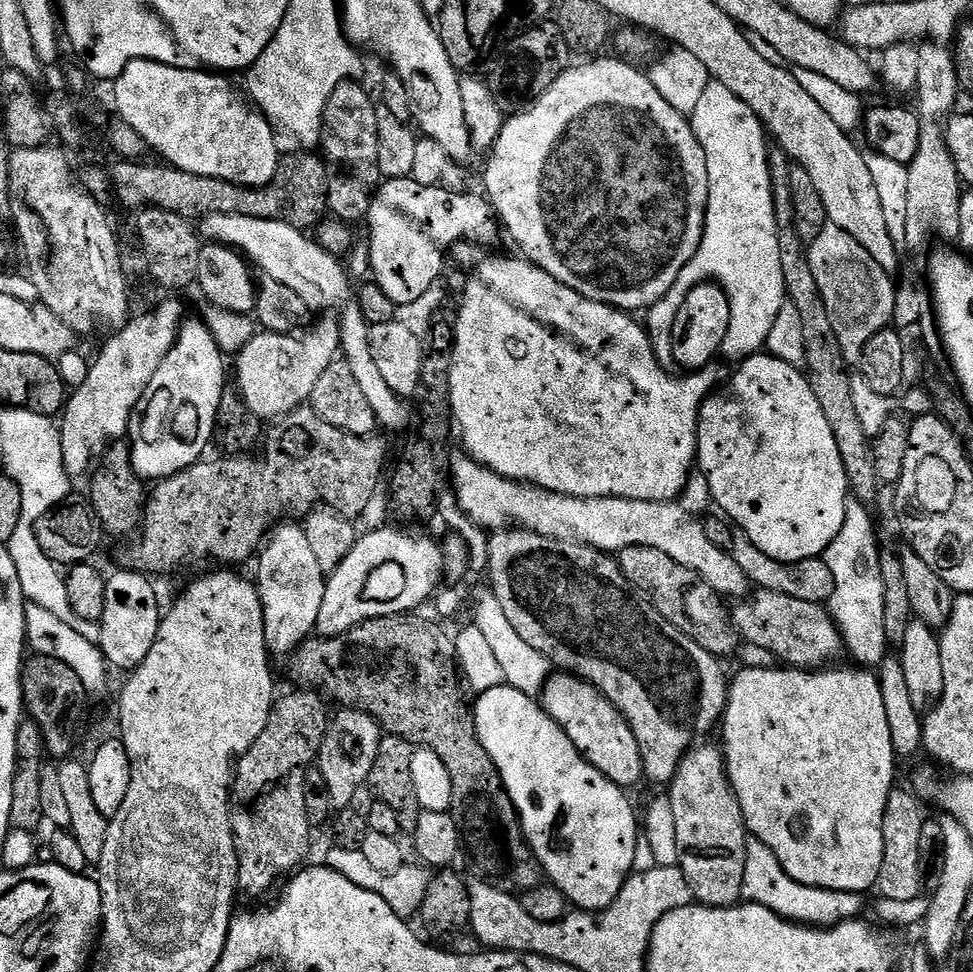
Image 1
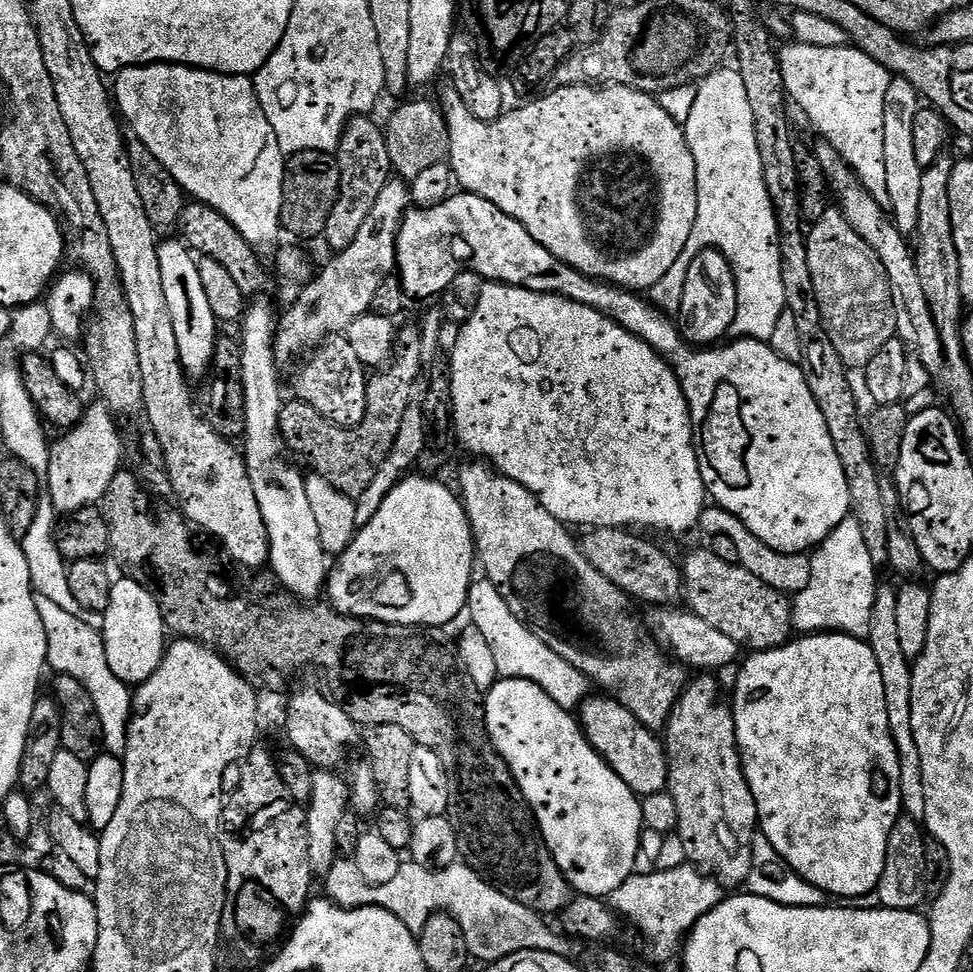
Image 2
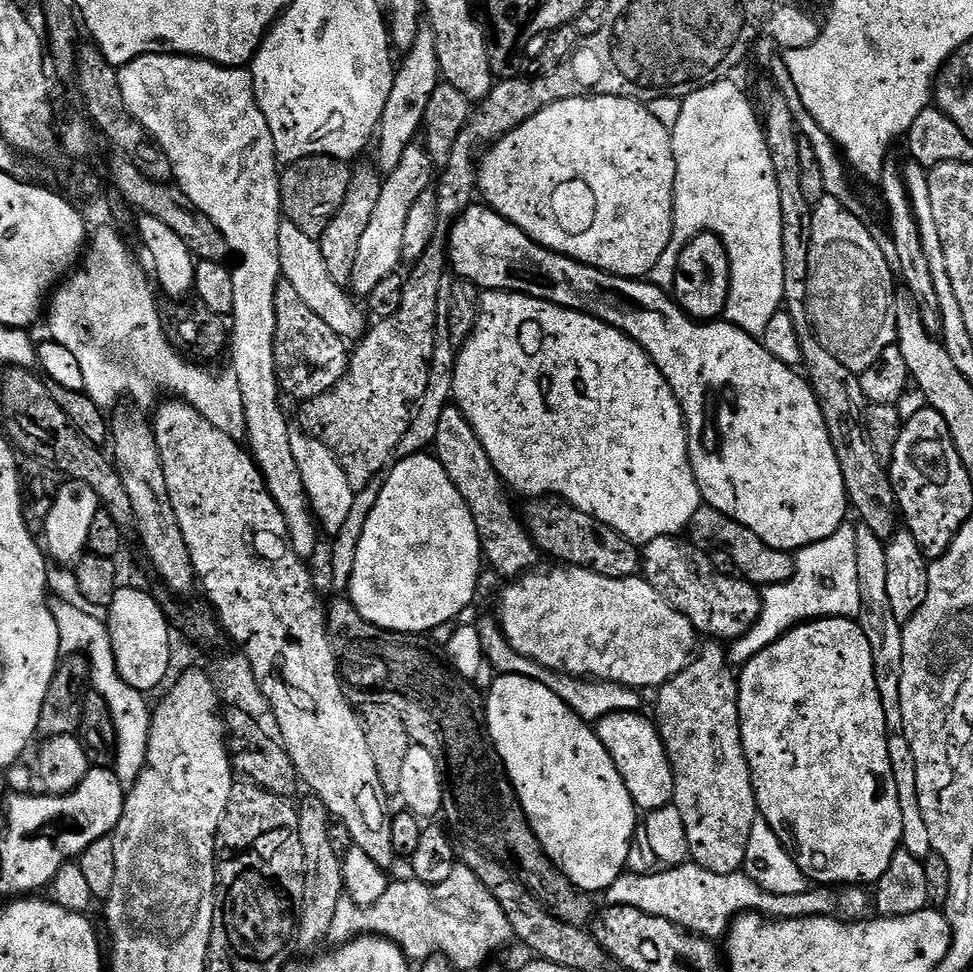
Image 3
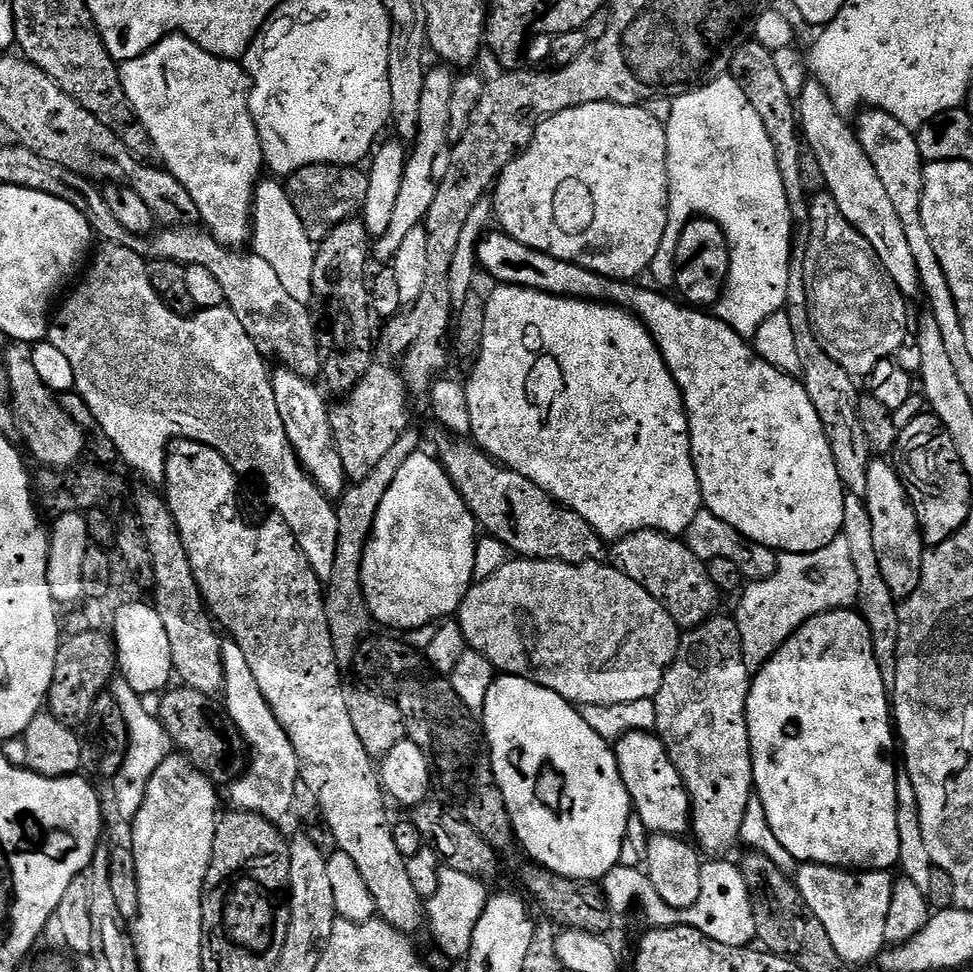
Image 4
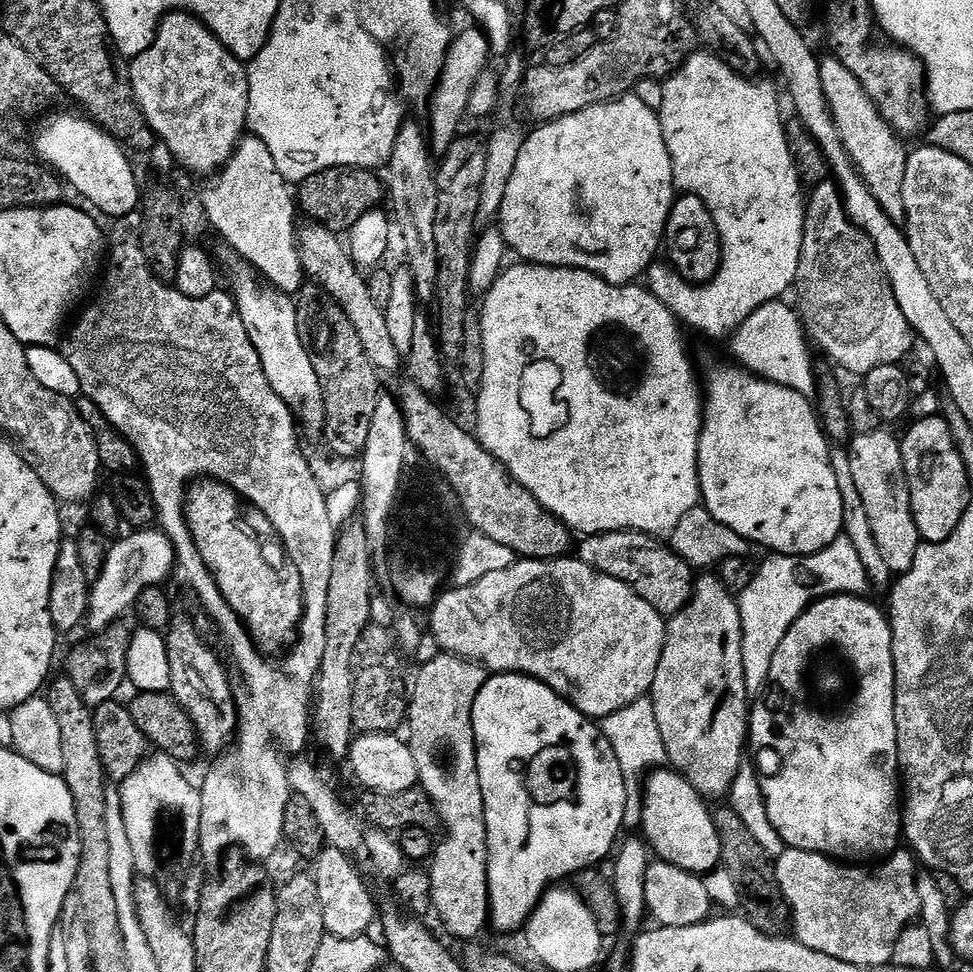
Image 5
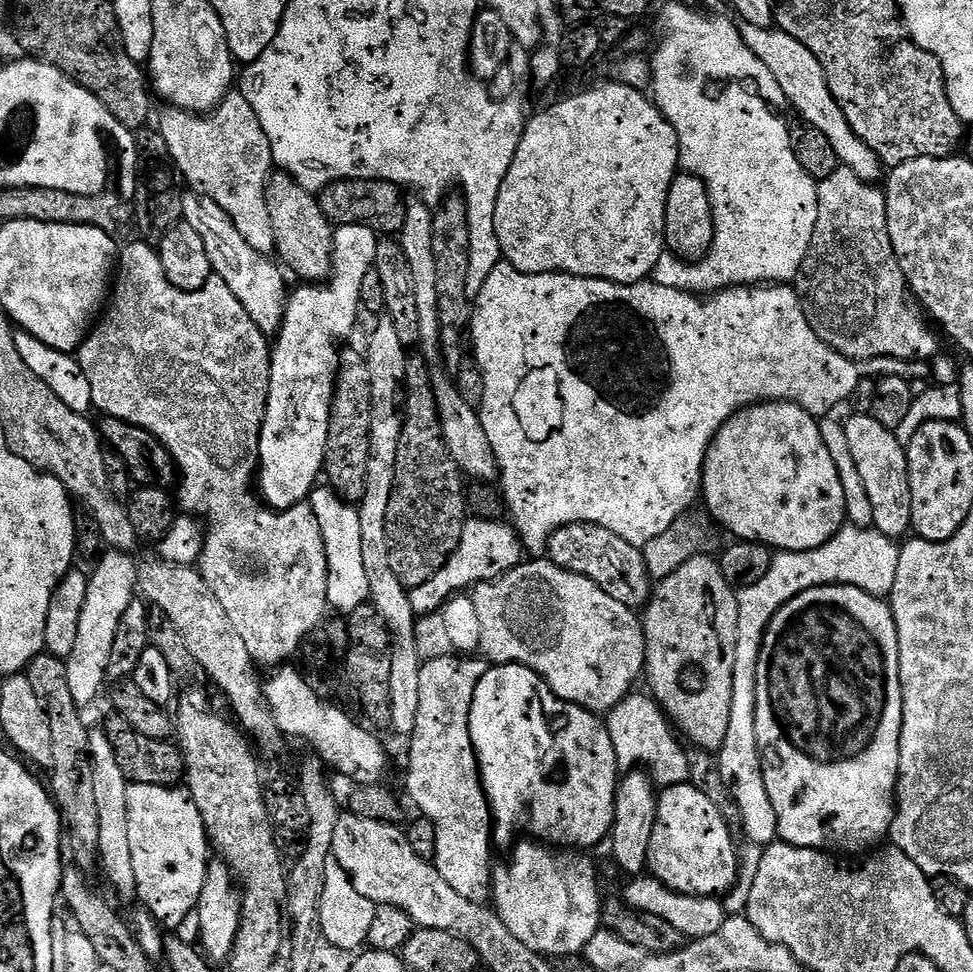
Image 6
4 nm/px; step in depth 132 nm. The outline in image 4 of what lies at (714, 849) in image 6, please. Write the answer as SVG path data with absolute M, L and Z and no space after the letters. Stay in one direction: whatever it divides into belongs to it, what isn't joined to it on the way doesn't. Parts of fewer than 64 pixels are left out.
M631 732L615 741L614 751L618 770L622 774L622 782L630 794L632 807L638 820L640 816L641 826L648 831L648 834L683 837L689 831L692 823L692 801L678 770L674 770L674 762L670 762L666 746L660 741L659 736L652 732Z

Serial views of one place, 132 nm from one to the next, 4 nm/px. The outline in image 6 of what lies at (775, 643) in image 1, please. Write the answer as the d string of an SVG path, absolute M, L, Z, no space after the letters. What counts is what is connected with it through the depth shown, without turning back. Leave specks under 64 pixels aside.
M571 524L559 528L548 539L546 556L562 570L590 578L590 582L606 590L610 598L618 598L618 602L633 610L643 609L654 591L654 581L646 570L643 551L597 524Z

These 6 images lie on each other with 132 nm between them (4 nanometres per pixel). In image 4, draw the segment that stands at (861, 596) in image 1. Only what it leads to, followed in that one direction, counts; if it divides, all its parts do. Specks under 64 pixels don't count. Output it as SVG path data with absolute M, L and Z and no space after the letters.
M843 534L834 538L834 542L830 542L830 546L826 546L822 550L814 550L806 554L794 554L793 552L785 552L776 561L776 573L765 580L753 580L739 593L740 605L734 611L734 619L738 626L738 634L744 638L744 661L749 670L759 669L761 663L768 659L771 653L777 652L780 647L787 642L793 634L799 630L810 618L821 616L823 612L834 612L837 608L851 609L856 604L858 598L858 570L854 570L854 557L850 555L850 546L846 543Z

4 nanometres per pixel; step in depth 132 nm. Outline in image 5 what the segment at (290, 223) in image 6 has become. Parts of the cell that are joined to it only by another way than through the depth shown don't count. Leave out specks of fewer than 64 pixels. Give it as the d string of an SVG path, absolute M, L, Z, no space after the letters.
M308 222L299 229L298 239L300 242L300 257L304 267L305 277L309 281L315 282L327 292L346 310L346 316L350 322L354 322L354 330L358 330L358 338L362 341L362 346L366 350L366 358L381 377L388 378L402 368L402 353L398 346L394 346L393 339L390 338L390 329L386 326L384 309L370 298L368 281L365 273L352 260L351 251L346 247L339 235L329 230L326 226L315 222Z

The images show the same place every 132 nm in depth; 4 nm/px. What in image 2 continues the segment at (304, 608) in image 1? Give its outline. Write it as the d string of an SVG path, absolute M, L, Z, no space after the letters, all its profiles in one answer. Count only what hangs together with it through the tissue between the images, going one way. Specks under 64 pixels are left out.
M256 304L245 311L239 325L242 390L246 394L246 430L242 437L242 455L244 465L248 467L250 486L254 486L254 498L258 498L258 510L262 510L262 522L266 522L271 575L285 592L292 593L301 601L312 602L319 597L316 596L319 592L321 595L325 591L330 575L330 557L319 538L317 519L314 518L313 507L306 494L305 473L300 473L282 451L281 369L276 359L277 323L277 313L272 313L270 305Z

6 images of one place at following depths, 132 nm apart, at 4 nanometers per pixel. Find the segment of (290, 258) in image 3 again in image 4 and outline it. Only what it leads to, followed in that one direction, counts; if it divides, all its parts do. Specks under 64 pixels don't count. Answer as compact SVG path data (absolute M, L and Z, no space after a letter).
M264 178L256 185L252 199L250 248L255 255L270 262L271 268L278 274L278 282L282 282L282 287L286 294L290 294L290 298L307 305L313 303L312 275L317 245L306 234L302 218L298 218L298 210L294 210L290 202L288 189L279 179Z

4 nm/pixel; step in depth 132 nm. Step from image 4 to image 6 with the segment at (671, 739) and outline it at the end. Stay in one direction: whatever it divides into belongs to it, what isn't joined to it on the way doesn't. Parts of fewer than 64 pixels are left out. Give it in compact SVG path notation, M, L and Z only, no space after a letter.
M699 556L698 558L690 558L690 562L678 566L678 570L674 570L674 574L670 574L664 580L659 581L659 583L655 585L654 591L642 612L645 647L644 672L646 673L646 680L648 676L649 686L652 687L653 693L651 692L651 695L654 697L655 703L660 705L664 715L667 716L669 721L674 725L675 731L679 733L691 747L701 748L713 754L720 751L730 725L731 696L734 692L734 654L736 639L738 638L737 595L737 589L730 587L726 582L726 578L722 578L722 570L720 569L719 563L717 563L712 556Z

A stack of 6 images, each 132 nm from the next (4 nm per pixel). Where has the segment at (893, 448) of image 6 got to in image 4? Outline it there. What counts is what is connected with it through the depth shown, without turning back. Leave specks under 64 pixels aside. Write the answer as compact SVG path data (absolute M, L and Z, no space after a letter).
M873 459L866 474L866 494L862 497L866 510L870 510L870 526L874 530L874 554L878 554L878 566L882 566L882 578L886 578L886 586L890 586L890 594L898 602L903 602L918 590L918 582L922 582L922 562L926 545L920 533L920 523L914 514L914 506L908 501L908 492L900 480L900 473L887 459Z

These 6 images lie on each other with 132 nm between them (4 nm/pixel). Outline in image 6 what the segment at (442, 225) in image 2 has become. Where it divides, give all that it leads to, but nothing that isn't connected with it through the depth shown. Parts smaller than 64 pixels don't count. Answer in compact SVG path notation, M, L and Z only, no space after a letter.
M761 402L744 408L741 412L735 412L716 432L711 446L704 459L704 482L702 485L702 500L705 500L707 511L721 529L733 532L736 540L756 540L760 544L766 544L773 550L781 552L805 552L814 550L834 534L838 534L846 524L846 494L842 494L842 478L838 478L838 466L834 466L834 458L830 458L830 450L826 450L826 442L822 442L820 425L817 417L811 416L802 406L786 404L783 402Z

